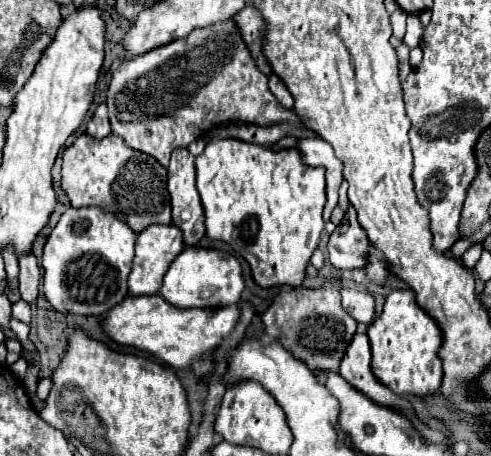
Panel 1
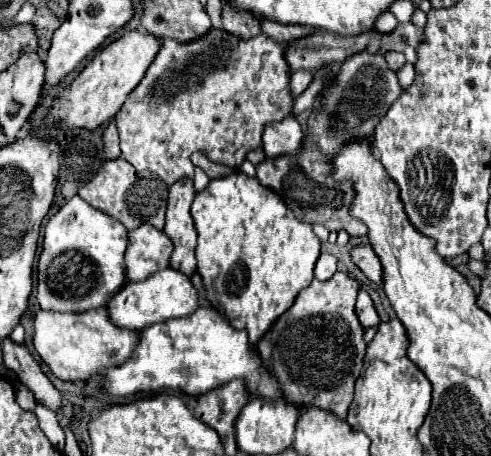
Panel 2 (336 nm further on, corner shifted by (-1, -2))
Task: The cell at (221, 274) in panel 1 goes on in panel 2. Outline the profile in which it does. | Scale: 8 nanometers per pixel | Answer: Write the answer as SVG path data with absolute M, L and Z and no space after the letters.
M165 268L161 272L155 272L147 280L141 282L127 282L117 296L113 296L113 302L109 302L107 310L113 316L113 322L121 328L129 330L143 330L151 324L165 322L169 318L181 318L189 316L199 308L199 294L193 286L191 278L175 268Z

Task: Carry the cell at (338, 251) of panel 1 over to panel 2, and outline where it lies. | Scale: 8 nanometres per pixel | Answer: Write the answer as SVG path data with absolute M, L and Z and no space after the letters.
M369 244L353 246L351 248L351 260L353 260L353 264L357 264L363 270L363 274L371 282L381 284L381 264L379 264L379 258Z

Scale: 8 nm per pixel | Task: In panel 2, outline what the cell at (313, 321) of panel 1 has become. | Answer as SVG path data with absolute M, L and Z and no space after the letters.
M335 272L333 278L325 282L313 280L259 340L257 350L265 366L281 380L291 404L317 404L329 408L339 418L347 418L367 348L363 342L365 330L355 314L357 292L357 282L345 272Z

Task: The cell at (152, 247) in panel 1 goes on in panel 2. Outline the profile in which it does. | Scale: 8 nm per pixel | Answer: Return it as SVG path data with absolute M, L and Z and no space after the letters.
M149 224L135 228L129 232L129 246L125 252L127 278L137 282L145 280L153 272L159 272L161 268L167 268L171 252L173 242L165 232Z

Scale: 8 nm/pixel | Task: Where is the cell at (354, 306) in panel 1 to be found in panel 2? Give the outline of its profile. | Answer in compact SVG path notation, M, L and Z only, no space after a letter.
M359 290L357 296L357 304L355 304L355 312L359 316L359 322L363 324L363 328L377 328L379 326L379 314L375 312L373 300L369 298L369 294L365 290Z

